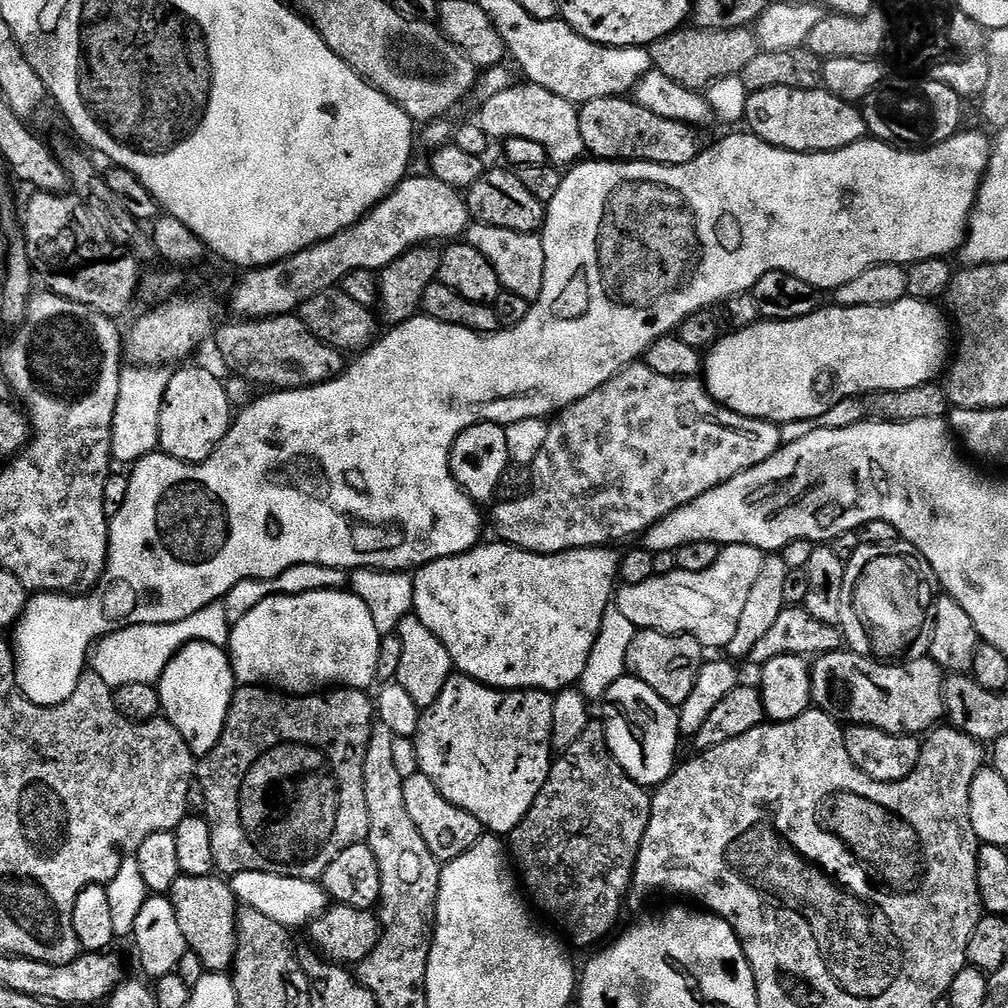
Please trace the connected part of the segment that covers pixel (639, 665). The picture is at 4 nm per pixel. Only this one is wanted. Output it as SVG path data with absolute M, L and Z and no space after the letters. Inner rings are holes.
M645 628L637 631L626 653L627 675L638 678L667 704L679 706L690 698L694 682L706 662L706 649L695 638L679 632L659 632Z

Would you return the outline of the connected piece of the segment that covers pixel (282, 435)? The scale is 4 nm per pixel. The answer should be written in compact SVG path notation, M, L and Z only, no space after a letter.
M967 130L957 132L955 136L951 136L946 142L942 142L933 148L928 148L924 152L906 152L903 148L891 148L889 144L883 144L875 138L865 138L854 142L850 146L846 146L842 150L834 150L833 152L791 152L790 150L782 150L781 148L770 146L754 135L743 135L728 136L725 140L718 141L713 148L705 147L700 155L695 156L690 162L679 164L678 166L651 164L650 162L642 162L641 160L613 162L592 158L587 161L589 164L580 162L575 166L569 167L558 186L558 194L554 194L554 198L546 206L544 228L546 229L546 233L548 232L548 236L546 235L548 274L542 278L542 294L538 294L538 298L531 301L526 318L522 318L522 322L518 322L518 326L501 328L498 332L492 332L489 336L483 336L477 332L462 330L462 326L450 326L446 322L438 322L429 316L417 314L406 322L389 327L367 352L359 353L353 359L356 361L353 364L351 361L338 378L334 378L330 382L319 384L313 388L272 390L264 394L268 396L262 397L261 400L257 400L257 398L253 399L247 406L241 407L238 415L232 421L232 427L229 428L226 438L222 438L222 442L216 447L214 454L210 454L210 458L206 458L201 464L187 464L181 460L175 460L172 456L166 456L159 450L151 452L149 456L144 456L141 460L136 461L135 464L131 465L130 475L128 476L126 502L122 502L118 514L111 517L108 526L108 565L104 571L104 577L97 582L96 587L91 592L85 592L83 594L61 594L59 592L35 593L29 599L27 606L24 607L24 615L21 616L20 621L14 626L14 633L16 632L16 640L14 639L16 681L21 692L24 693L24 697L43 708L58 706L62 702L66 702L66 698L70 698L70 694L74 694L80 677L84 675L86 665L90 660L90 653L97 640L101 640L103 636L109 636L118 630L129 628L130 626L182 622L183 619L190 617L192 614L198 614L198 610L202 610L203 607L210 606L211 603L216 601L223 601L228 592L234 586L238 586L238 582L242 582L243 580L269 580L270 578L278 578L278 574L290 570L290 566L302 566L303 564L317 564L318 566L330 566L331 568L342 568L345 570L379 568L381 572L408 572L438 559L450 558L463 552L469 552L471 548L477 547L482 540L482 537L480 537L480 512L476 509L479 507L477 501L470 499L462 491L460 483L451 474L446 474L448 472L448 463L450 462L450 454L452 453L454 442L467 428L475 424L503 424L507 426L514 422L522 422L526 418L538 418L542 420L555 416L556 413L561 412L566 406L570 406L574 402L586 398L586 394L594 394L594 390L598 390L598 386L610 382L610 378L617 376L629 364L637 363L643 357L644 353L647 352L648 347L654 342L658 342L658 338L675 333L680 327L680 324L688 316L698 314L704 309L711 310L731 296L737 296L743 292L751 292L754 285L758 282L758 278L762 278L762 274L785 272L786 274L794 274L794 278L802 278L802 282L810 282L810 286L814 286L815 288L835 290L846 286L846 282L852 281L853 278L858 278L858 274L862 274L862 270L870 270L870 266L874 266L875 264L899 264L901 266L907 266L909 264L917 264L920 260L951 257L951 252L955 248L957 251L963 245L964 237L968 235L968 218L972 215L973 208L976 207L976 196L980 192L980 183L984 181L984 176L988 172L988 163L992 157L992 144L990 140L987 140L980 132L967 132Z

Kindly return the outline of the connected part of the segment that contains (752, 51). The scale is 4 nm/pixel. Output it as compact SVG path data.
M685 26L679 32L672 32L655 40L650 51L655 71L666 74L666 78L670 78L675 84L681 84L683 88L704 90L713 80L739 76L742 69L756 56L758 45L755 33L748 28L706 30Z

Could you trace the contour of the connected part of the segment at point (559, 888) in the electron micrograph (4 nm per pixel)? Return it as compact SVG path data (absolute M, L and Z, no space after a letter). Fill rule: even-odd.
M592 718L589 719L586 730L582 730L582 735L580 735L566 751L559 753L559 755L553 759L548 781L542 786L538 798L534 798L534 806L530 806L526 818L522 818L522 822L518 822L516 829L510 833L510 856L514 861L515 867L518 869L519 875L522 877L522 884L526 889L527 895L531 897L533 901L536 899L537 902L552 915L553 922L556 923L578 947L588 948L591 944L598 943L599 940L615 926L616 919L619 918L620 911L624 908L624 899L629 899L630 896L632 872L636 868L636 859L640 853L642 838L646 834L646 826L650 822L651 809L652 796L650 795L649 789L631 780L626 774L626 770L622 770L622 766L616 761L608 745L603 719Z

